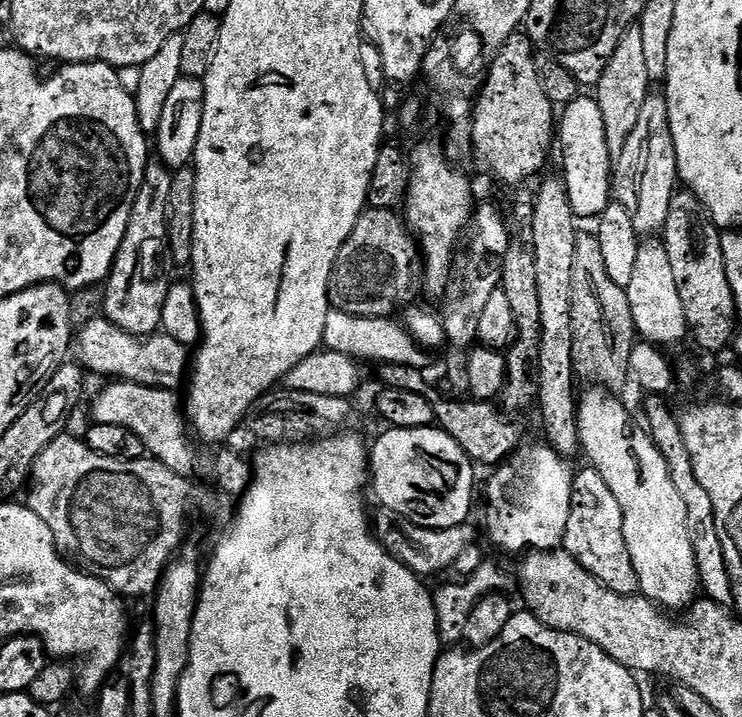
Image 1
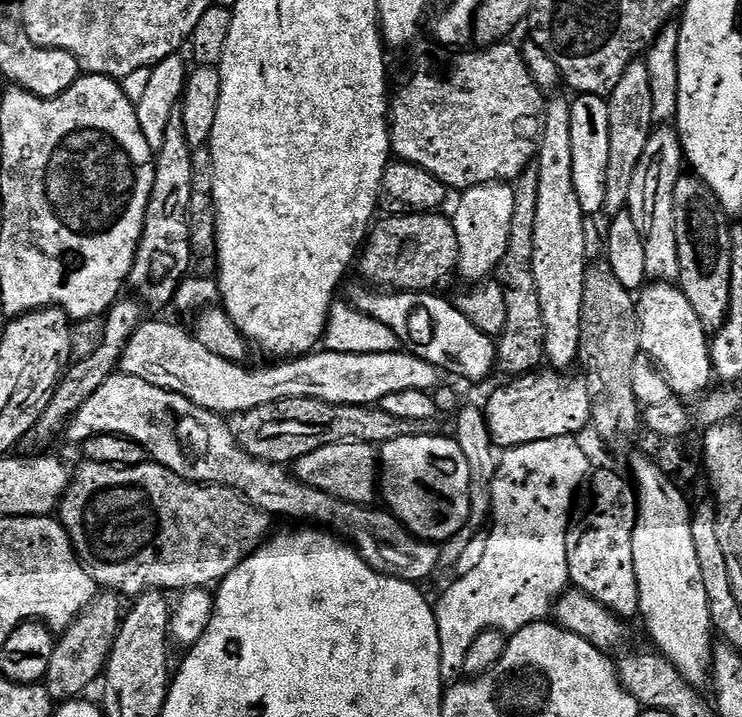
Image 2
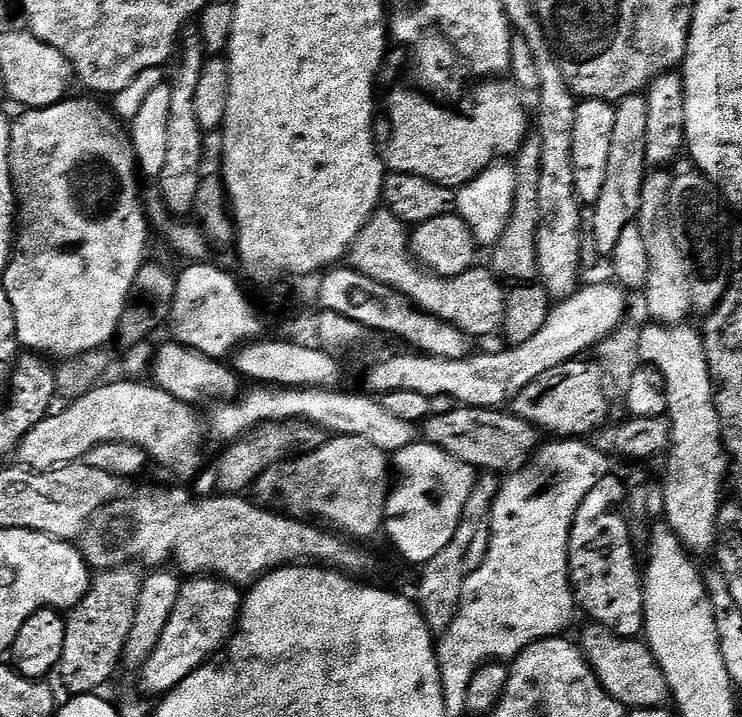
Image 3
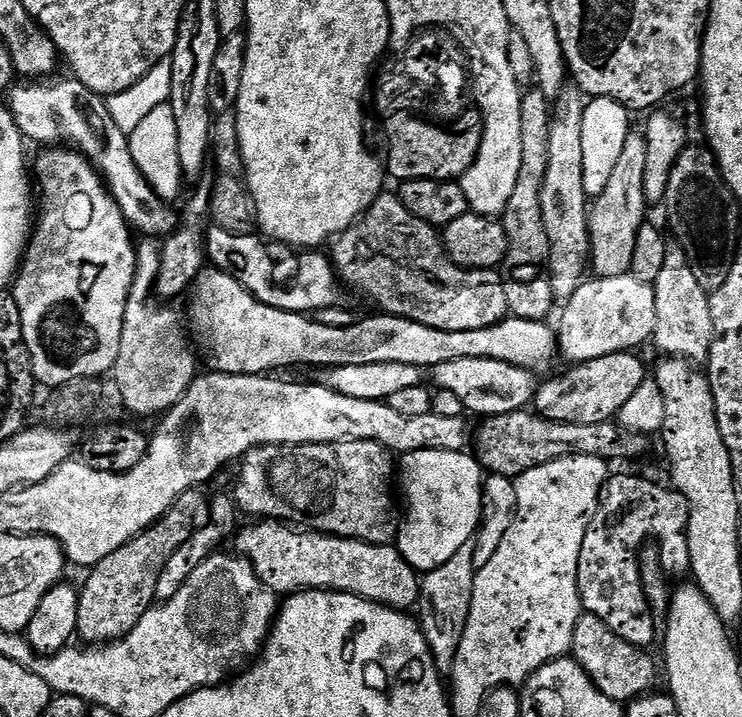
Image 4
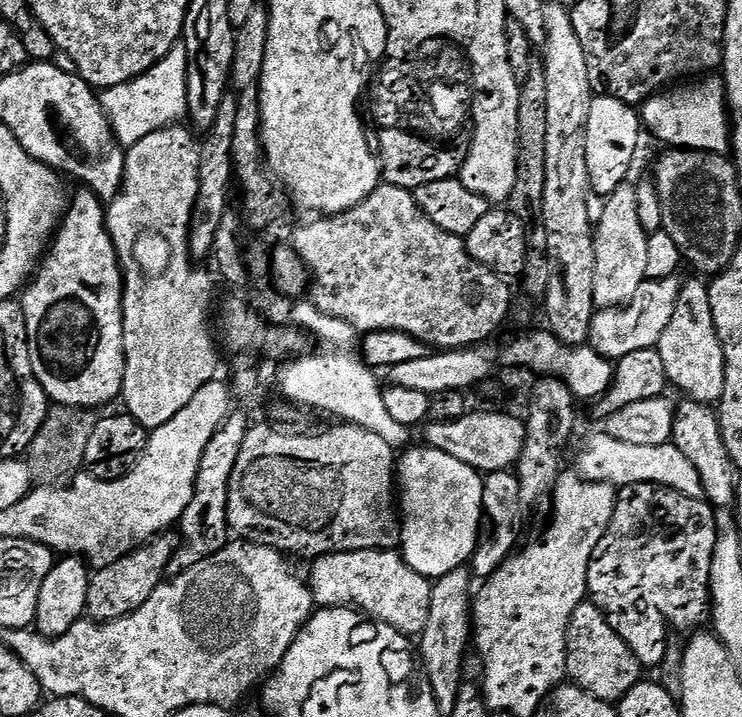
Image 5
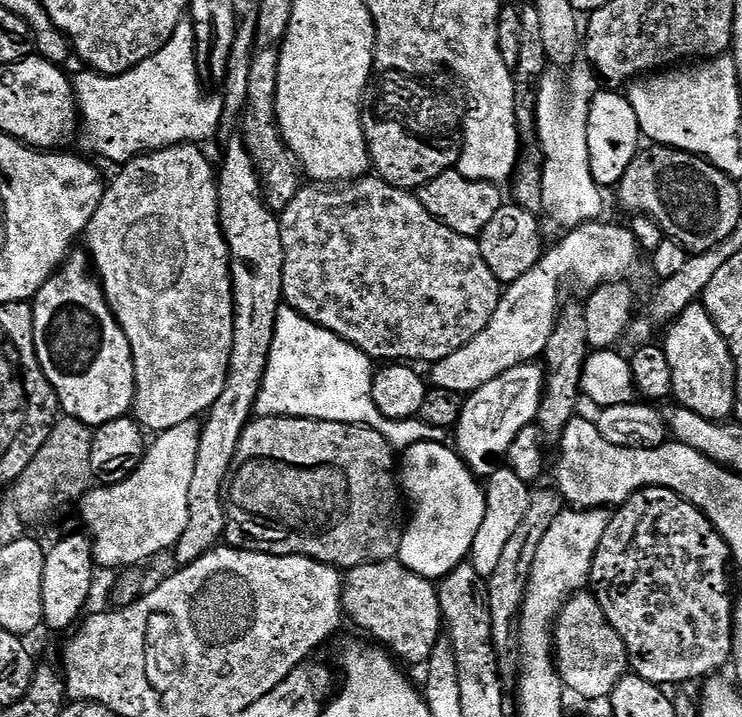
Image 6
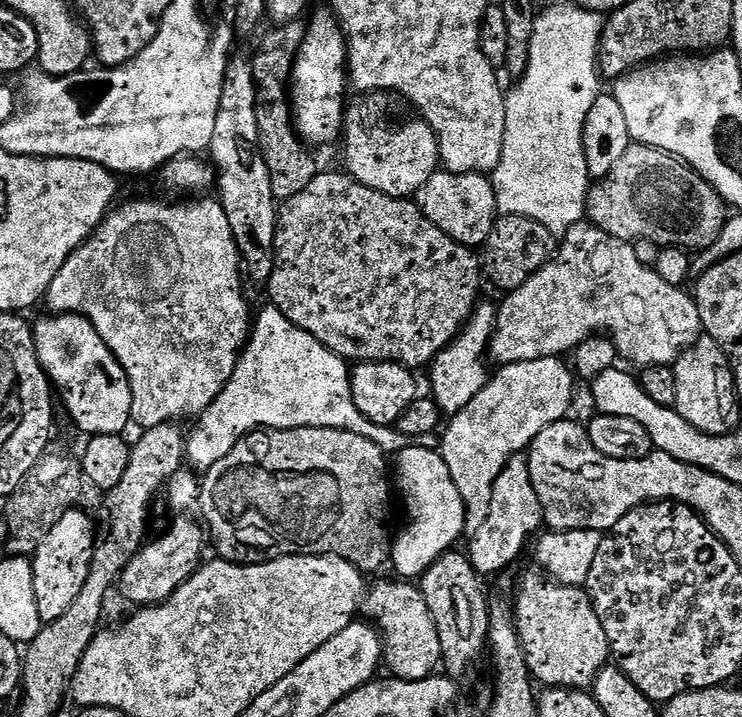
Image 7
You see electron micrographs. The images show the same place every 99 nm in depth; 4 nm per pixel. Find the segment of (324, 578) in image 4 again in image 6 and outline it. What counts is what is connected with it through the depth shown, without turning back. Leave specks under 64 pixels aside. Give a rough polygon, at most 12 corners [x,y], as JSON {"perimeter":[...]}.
{"perimeter":[[399,559],[349,568],[344,610],[393,657],[440,628],[437,585]]}

